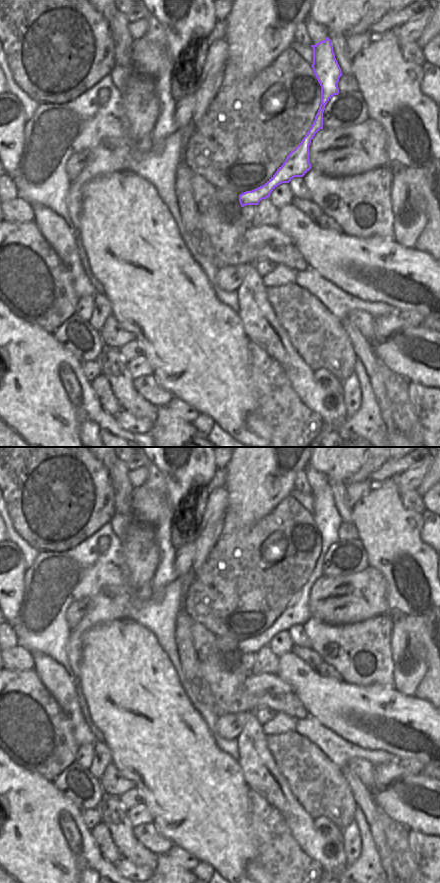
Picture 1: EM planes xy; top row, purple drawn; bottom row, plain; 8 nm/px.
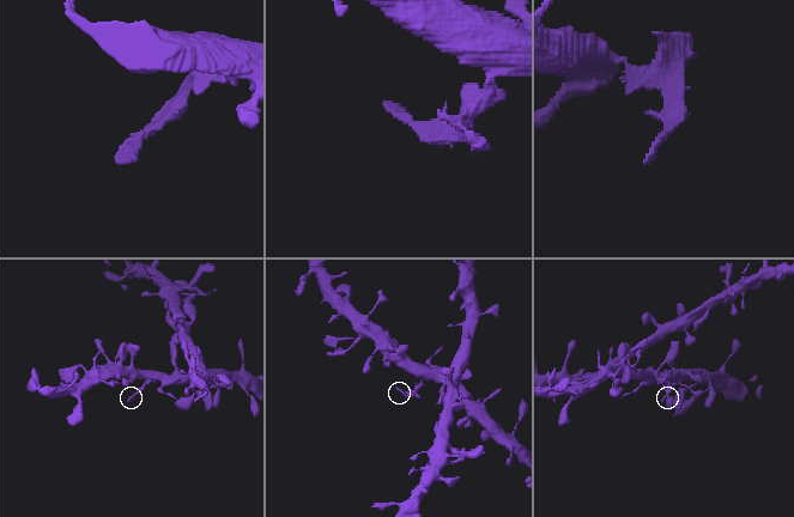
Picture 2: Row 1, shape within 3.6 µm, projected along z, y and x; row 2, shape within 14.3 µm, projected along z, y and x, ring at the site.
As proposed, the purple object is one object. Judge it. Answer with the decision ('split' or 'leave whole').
leave whole

